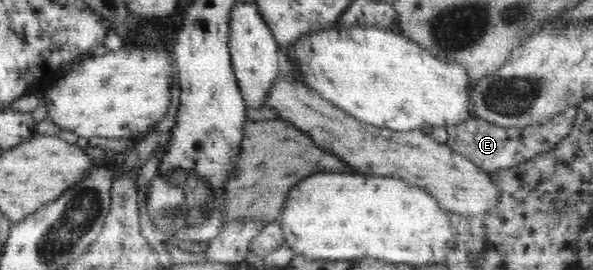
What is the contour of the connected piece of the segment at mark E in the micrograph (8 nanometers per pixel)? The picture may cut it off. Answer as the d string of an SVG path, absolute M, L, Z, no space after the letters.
M572 114L552 117L544 124L534 124L523 128L502 127L492 122L486 122L482 118L471 117L464 123L448 125L447 144L456 152L462 154L468 160L472 160L476 166L484 172L493 173L502 168L509 168L537 156L539 153L548 153L572 128L574 118Z

